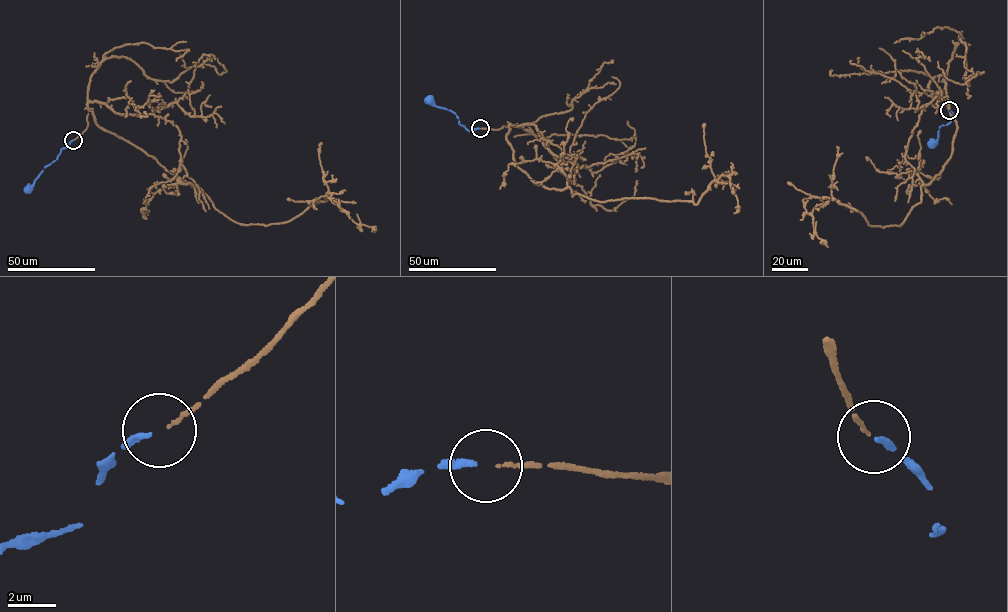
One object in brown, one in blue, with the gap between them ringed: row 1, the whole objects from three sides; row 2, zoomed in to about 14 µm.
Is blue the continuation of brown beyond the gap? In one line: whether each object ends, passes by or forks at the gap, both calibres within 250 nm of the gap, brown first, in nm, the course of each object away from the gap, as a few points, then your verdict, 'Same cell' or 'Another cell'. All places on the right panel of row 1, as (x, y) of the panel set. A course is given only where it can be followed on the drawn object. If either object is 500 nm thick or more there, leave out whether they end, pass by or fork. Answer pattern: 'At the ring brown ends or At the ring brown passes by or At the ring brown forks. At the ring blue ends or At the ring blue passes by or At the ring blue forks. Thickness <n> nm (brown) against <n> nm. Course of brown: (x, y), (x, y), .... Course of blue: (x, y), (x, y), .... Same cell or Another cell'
At the ring brown ends. At the ring blue ends. Thickness 130 nm (brown) against 240 nm. Course of brown: (949, 110), (945, 84), (952, 150), (902, 223), (871, 226), (832, 199), (811, 213), (828, 247). Course of blue: (949, 110), (954, 117), (940, 126), (938, 137), (933, 143). Same cell

